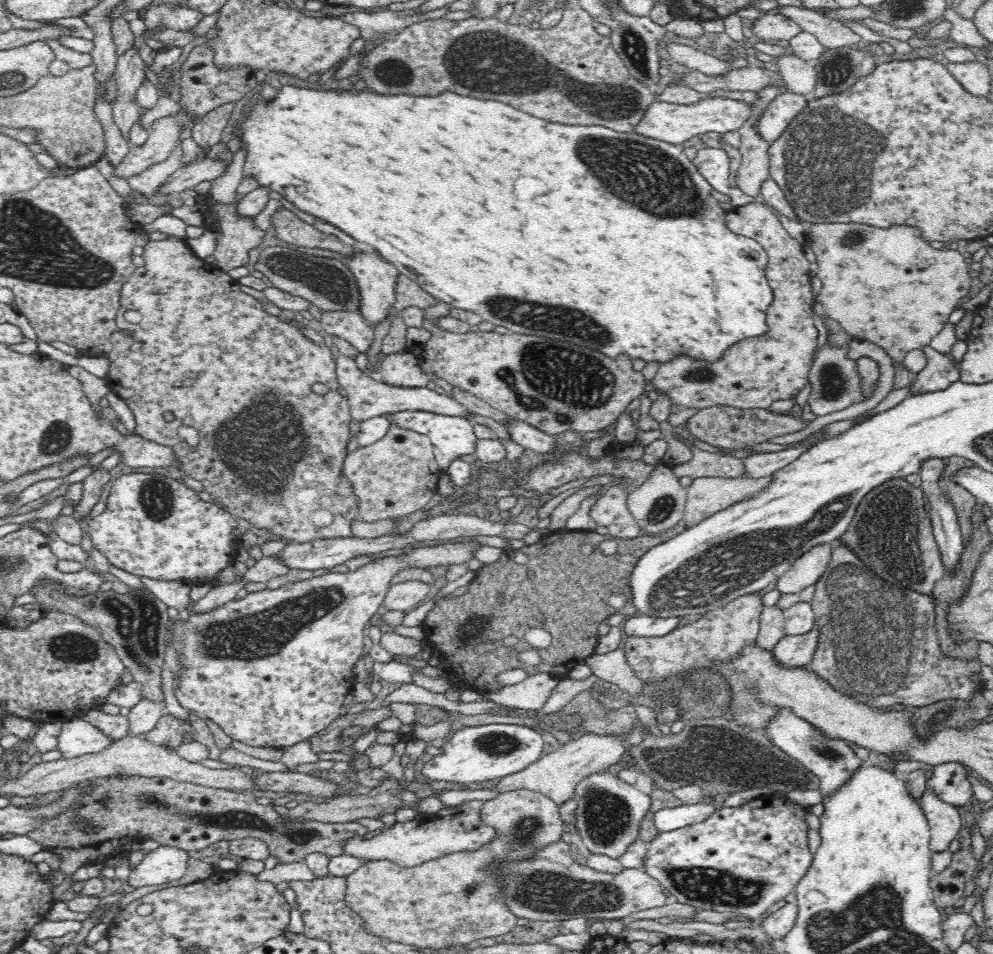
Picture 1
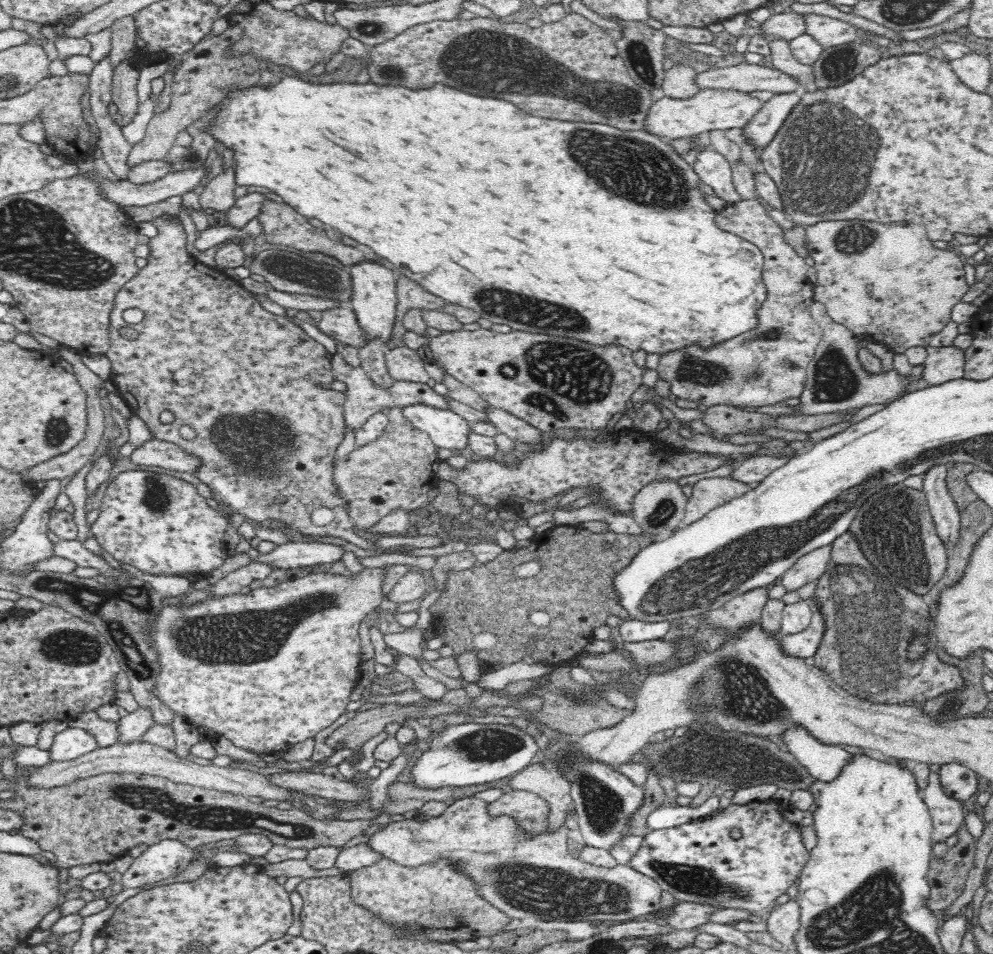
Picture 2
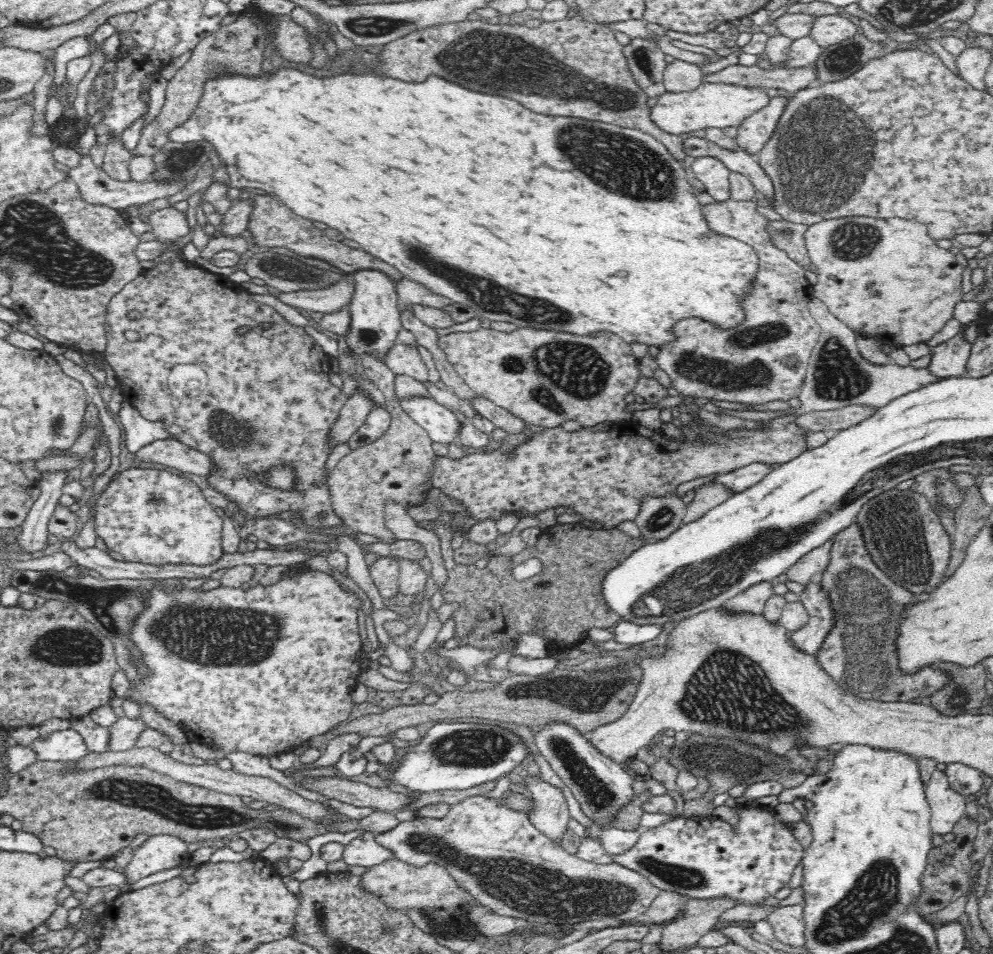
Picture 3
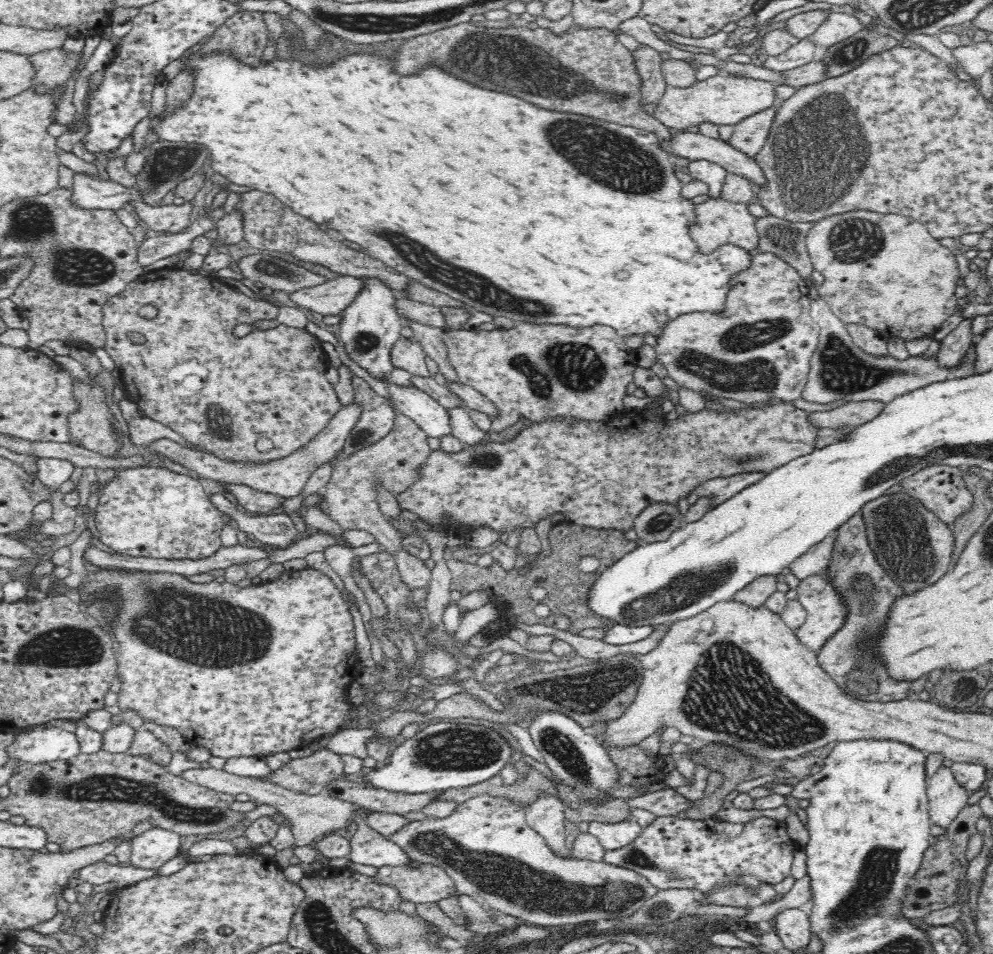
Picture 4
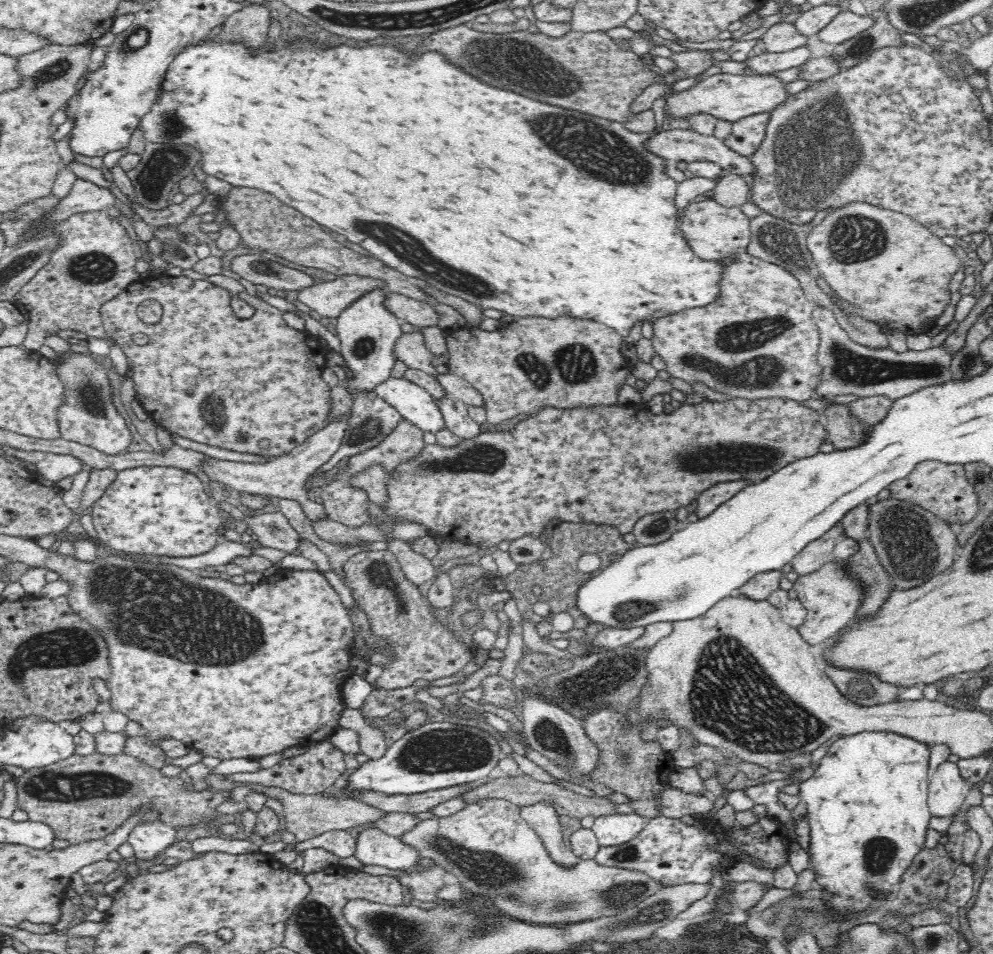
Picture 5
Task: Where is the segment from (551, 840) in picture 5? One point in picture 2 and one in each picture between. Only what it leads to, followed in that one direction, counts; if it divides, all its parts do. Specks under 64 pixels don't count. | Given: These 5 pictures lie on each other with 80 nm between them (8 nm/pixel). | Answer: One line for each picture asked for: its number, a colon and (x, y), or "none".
2: (545, 780)
3: (550, 815)
4: (546, 816)

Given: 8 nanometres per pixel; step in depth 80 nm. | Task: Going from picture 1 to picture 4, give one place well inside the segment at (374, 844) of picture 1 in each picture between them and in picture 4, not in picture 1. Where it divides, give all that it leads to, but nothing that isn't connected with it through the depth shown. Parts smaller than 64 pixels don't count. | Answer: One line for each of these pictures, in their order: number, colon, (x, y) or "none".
2: (523, 875)
3: (493, 852)
4: (486, 847)

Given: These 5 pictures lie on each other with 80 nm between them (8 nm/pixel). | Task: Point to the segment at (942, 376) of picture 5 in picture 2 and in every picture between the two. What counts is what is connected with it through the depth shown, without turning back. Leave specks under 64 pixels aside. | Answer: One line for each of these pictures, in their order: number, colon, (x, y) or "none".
2: (836, 381)
3: (837, 375)
4: (841, 370)

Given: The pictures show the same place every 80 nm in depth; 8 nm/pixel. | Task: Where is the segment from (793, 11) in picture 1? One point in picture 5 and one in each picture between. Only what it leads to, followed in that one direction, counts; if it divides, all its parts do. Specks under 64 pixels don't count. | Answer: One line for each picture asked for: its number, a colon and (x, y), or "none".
2: (828, 31)
3: (828, 30)
4: (837, 27)
5: (846, 25)

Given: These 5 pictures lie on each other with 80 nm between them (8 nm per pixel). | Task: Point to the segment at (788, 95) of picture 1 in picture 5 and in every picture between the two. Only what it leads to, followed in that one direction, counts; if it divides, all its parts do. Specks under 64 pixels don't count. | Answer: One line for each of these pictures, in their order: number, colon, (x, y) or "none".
2: (762, 128)
3: (752, 135)
4: (749, 135)
5: (747, 134)

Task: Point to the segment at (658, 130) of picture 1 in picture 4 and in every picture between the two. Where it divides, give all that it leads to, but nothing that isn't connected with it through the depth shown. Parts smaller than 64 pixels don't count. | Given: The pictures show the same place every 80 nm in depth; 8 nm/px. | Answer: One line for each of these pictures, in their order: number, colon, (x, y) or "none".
2: (709, 109)
3: (713, 104)
4: (722, 99)

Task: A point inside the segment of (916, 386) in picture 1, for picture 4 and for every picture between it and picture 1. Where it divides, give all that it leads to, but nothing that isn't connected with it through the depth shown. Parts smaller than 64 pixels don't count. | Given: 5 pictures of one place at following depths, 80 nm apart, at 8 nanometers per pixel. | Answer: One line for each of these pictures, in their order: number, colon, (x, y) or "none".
2: (946, 363)
3: (950, 359)
4: (954, 346)

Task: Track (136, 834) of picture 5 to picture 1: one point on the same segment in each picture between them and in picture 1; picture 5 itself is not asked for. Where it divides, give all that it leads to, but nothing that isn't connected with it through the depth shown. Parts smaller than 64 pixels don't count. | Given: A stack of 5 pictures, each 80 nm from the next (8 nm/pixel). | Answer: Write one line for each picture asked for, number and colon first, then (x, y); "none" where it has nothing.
1: (165, 863)
2: (165, 859)
3: (160, 852)
4: (150, 850)

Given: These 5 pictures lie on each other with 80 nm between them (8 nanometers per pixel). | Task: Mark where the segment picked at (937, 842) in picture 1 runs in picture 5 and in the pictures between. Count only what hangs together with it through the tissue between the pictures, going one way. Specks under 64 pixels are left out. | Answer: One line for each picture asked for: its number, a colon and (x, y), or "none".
2: (947, 813)
3: (947, 806)
4: (947, 798)
5: (947, 792)

